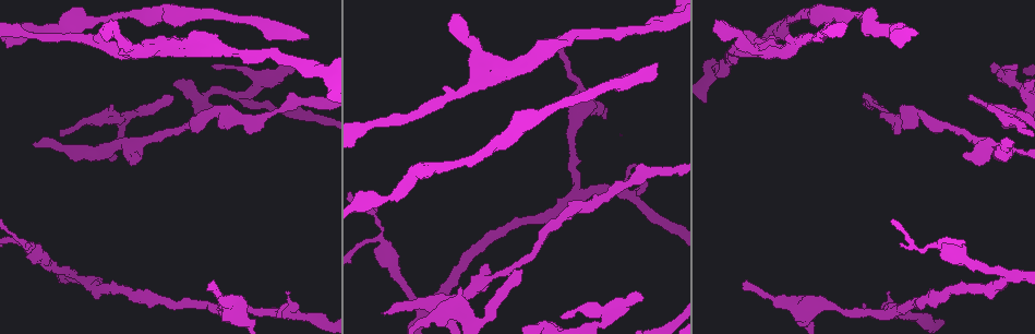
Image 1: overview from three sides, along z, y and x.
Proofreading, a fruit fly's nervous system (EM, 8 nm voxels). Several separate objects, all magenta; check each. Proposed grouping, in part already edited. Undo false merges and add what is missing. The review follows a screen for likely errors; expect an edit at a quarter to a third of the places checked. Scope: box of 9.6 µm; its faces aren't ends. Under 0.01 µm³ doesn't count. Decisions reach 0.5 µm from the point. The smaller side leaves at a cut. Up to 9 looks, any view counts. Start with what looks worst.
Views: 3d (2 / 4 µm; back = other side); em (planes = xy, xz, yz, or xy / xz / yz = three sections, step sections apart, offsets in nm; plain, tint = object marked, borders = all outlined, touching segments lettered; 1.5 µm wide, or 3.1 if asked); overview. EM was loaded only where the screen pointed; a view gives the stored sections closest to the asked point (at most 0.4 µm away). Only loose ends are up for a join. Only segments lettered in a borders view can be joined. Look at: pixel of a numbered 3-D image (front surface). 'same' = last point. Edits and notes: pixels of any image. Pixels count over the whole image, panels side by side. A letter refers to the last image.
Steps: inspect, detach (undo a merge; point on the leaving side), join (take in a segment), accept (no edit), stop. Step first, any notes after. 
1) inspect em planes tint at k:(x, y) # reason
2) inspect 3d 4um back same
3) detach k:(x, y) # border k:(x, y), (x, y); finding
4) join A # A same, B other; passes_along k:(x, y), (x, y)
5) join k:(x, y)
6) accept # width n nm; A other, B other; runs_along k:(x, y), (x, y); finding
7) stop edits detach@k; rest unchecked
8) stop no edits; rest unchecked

inspect 3d 2um back at 1:(384, 312) # free end

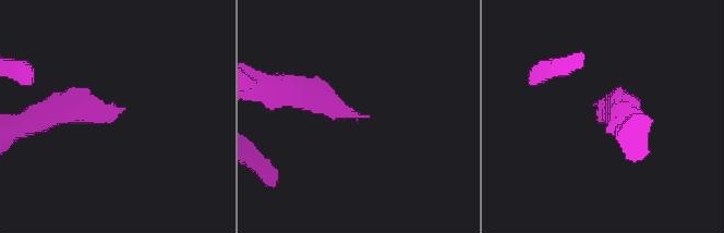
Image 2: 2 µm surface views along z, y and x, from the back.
inspect em planes borders at 2:(121, 107) # need the tissue

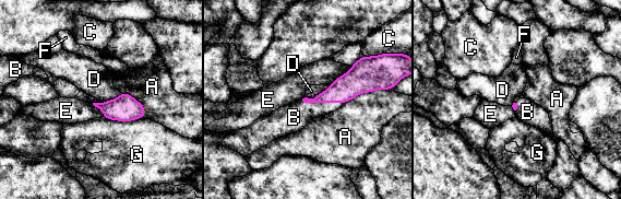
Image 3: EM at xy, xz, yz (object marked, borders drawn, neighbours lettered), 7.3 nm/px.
join B # A other, B same, C other, D other, E other, F other, G other; it goes on there

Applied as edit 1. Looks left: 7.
inspect em planes tint at 1:(210, 284) # an open end

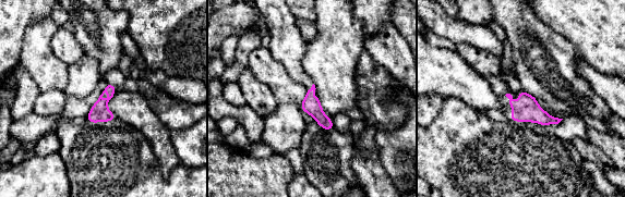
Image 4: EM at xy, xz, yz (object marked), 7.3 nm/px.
inspect em planes borders same # what lies round it

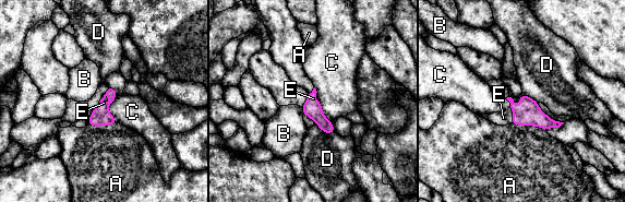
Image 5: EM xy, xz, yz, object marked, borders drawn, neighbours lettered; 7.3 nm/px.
join E # A other, B other, C other, D other, E same; passes_along 5:(528, 113), (511, 109), (503, 118); it goes on there

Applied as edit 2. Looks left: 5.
inspect 3d 4um at 1:(460, 16) # an open end

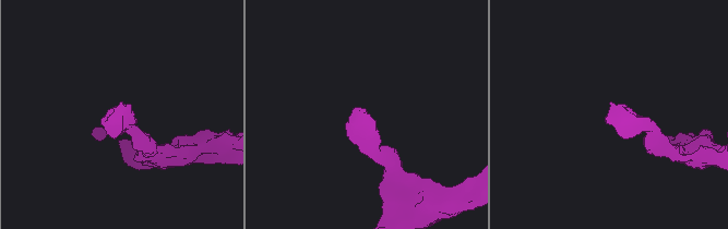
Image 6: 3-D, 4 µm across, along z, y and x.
inspect em planes borders at 6:(367, 112) # now the EM

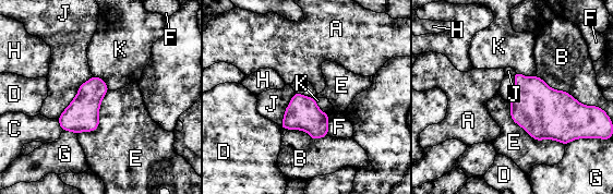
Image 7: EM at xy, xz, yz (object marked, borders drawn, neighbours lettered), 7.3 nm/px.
accept # A other, B other, C other, D other, E other, F other, G other, H other, J other, K other; none of them fits

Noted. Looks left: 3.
inspect em xy step 8 tint at 1:(288, 95) # free end

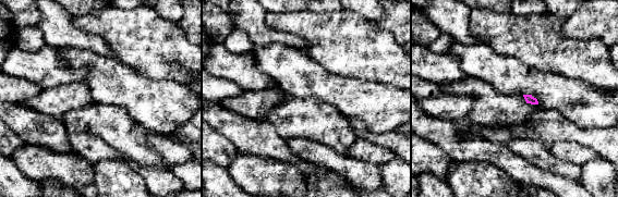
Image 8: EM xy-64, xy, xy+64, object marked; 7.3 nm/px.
inspect em planes borders same # another direction

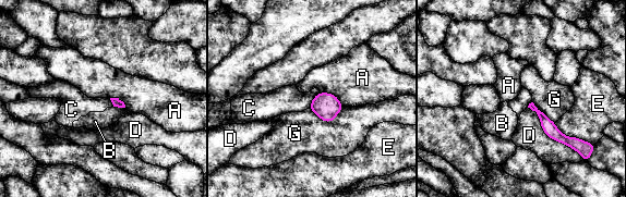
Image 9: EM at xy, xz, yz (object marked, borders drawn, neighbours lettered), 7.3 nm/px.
accept # A other, B other, C other, D other, E other, G other; runs_along 9:(540, 113), (560, 137), (577, 140); no lettered segment goes on from it

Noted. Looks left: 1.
stop edits join@3, join@5; rest unchecked

